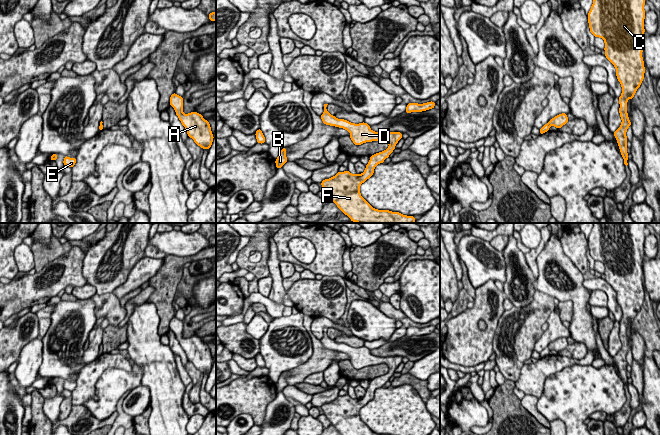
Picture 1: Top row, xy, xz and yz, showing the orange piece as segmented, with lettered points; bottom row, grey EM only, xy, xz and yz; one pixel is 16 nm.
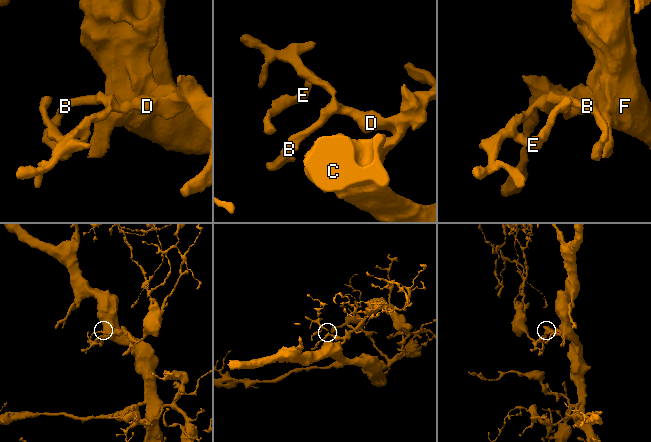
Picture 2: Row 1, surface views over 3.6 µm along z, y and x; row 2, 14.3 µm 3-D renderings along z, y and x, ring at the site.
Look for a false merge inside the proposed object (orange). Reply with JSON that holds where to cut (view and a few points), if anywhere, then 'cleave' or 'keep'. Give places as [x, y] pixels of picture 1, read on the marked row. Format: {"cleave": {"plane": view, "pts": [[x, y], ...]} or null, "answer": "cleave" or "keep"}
{"cleave": null, "answer": "keep"}

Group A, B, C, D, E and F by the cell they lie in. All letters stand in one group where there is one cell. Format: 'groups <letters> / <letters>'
groups A B C D E F

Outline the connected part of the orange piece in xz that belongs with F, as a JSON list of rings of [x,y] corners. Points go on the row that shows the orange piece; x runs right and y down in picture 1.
[[[324,104],[321,119],[324,124],[343,128],[350,132],[350,138],[355,145],[366,142],[386,140],[389,147],[370,157],[362,174],[351,174],[348,170],[338,172],[335,176],[321,182],[322,187],[337,207],[347,215],[352,222],[358,223],[414,223],[413,216],[402,215],[389,210],[373,208],[360,194],[360,185],[369,179],[375,167],[383,163],[393,152],[396,144],[402,138],[401,132],[378,133],[370,129],[367,123],[351,123],[344,119],[337,119],[328,113]]]

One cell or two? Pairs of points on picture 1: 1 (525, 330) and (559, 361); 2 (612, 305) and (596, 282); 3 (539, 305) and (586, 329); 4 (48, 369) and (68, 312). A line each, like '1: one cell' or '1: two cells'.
1: two cells
2: one cell
3: two cells
4: one cell

